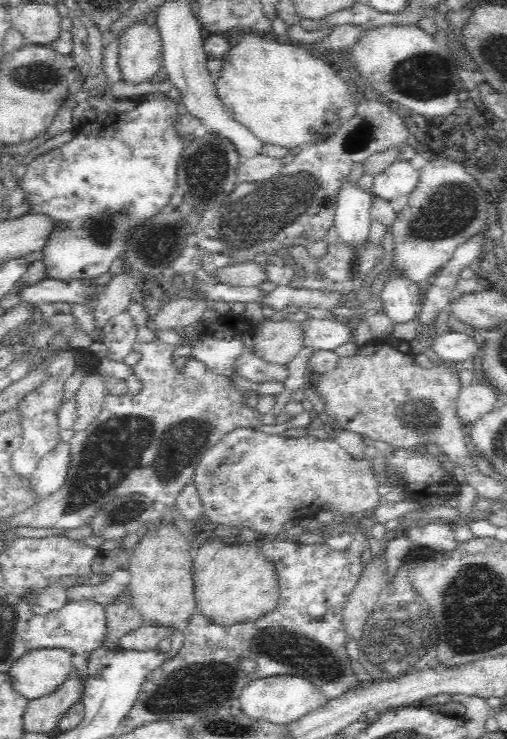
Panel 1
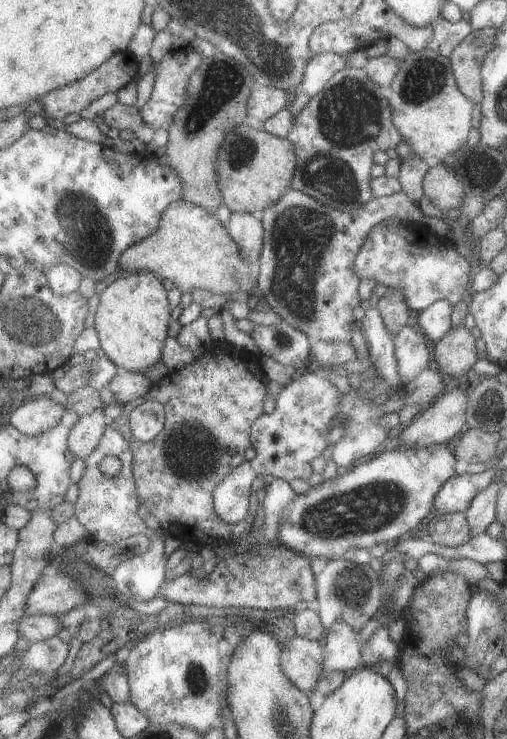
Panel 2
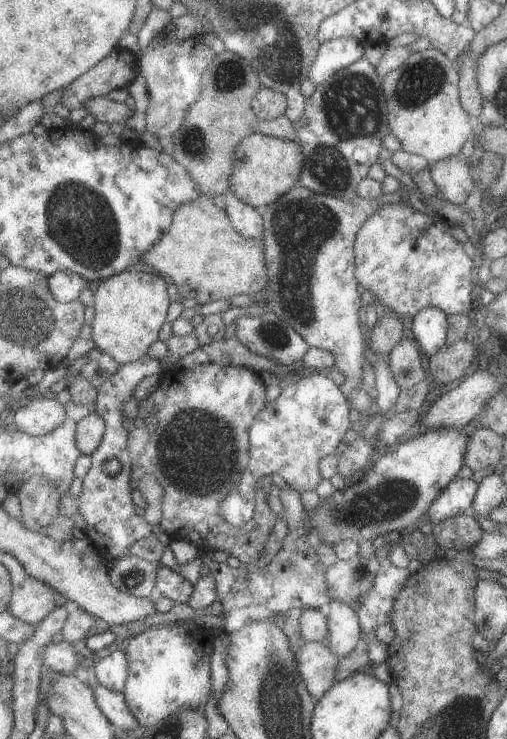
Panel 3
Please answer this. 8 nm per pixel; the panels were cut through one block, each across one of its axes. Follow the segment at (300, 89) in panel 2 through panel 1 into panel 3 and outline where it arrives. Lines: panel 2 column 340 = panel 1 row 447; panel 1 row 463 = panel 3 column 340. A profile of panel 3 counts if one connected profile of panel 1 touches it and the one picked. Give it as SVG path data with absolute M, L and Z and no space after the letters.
M343 38L321 44L319 56L315 58L315 64L311 68L309 80L317 84L317 88L331 80L337 72L349 68L351 64L363 60L367 54L367 46L361 44L357 38Z

